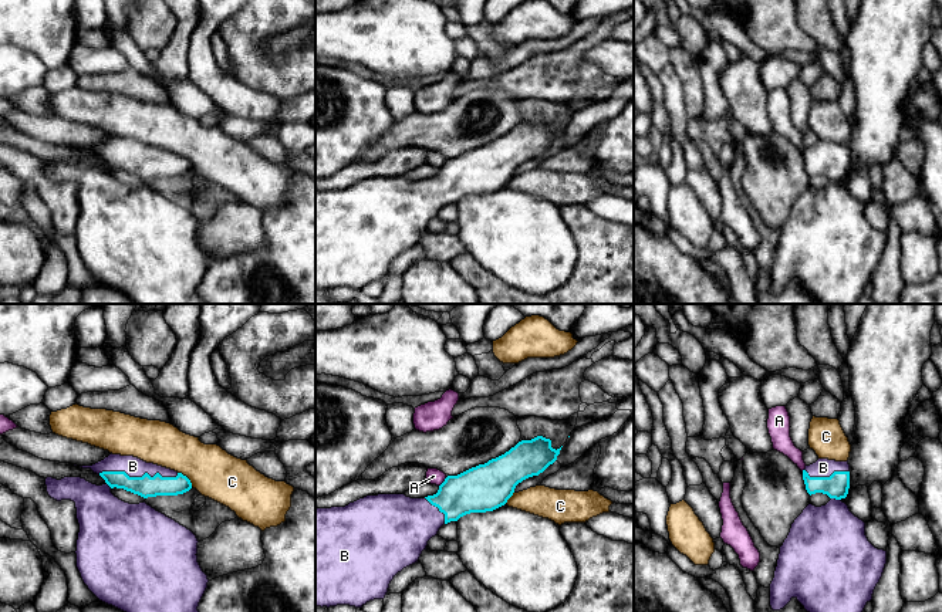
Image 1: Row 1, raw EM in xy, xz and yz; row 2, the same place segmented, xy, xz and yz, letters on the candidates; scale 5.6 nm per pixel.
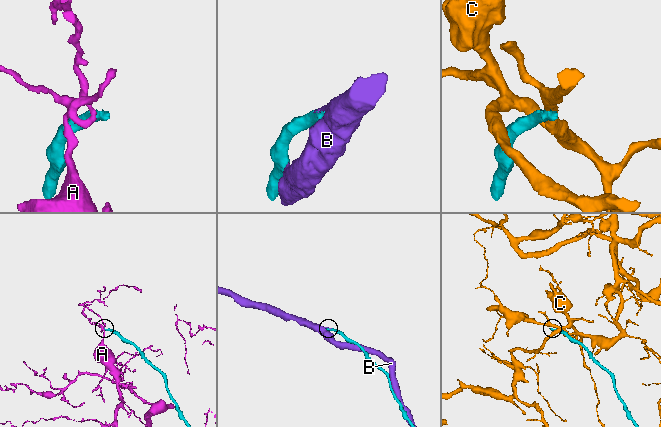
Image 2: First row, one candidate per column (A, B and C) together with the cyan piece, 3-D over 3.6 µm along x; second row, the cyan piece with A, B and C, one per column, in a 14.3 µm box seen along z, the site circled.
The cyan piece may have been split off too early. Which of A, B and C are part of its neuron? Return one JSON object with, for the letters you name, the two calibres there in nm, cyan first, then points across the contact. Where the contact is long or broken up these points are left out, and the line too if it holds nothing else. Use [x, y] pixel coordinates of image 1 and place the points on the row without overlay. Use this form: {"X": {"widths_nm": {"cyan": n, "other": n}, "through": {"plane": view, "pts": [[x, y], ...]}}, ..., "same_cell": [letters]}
{"B": {"widths_nm": {"cyan": 120, "other": 110}}, "same_cell": ["B"]}

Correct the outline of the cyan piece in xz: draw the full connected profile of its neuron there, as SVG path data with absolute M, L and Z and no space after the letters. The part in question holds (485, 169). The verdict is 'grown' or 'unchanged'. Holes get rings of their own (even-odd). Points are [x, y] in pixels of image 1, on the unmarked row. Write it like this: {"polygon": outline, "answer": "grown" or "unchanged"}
{"polygon": "M537 118L521 122L504 136L484 146L472 149L458 158L448 158L433 177L411 180L405 176L367 177L345 189L315 192L315 288L350 287L362 290L374 281L384 281L391 263L404 250L418 244L428 223L435 219L443 206L458 203L470 195L493 193L507 185L514 170L523 162L538 158L557 142L560 131L551 129L551 122Z", "answer": "grown"}

